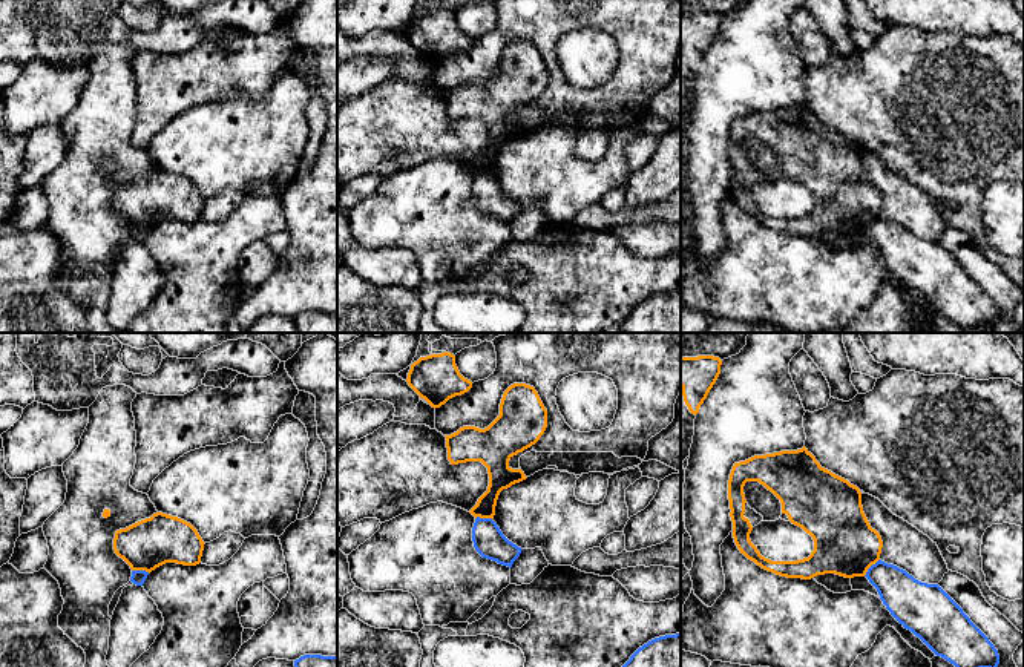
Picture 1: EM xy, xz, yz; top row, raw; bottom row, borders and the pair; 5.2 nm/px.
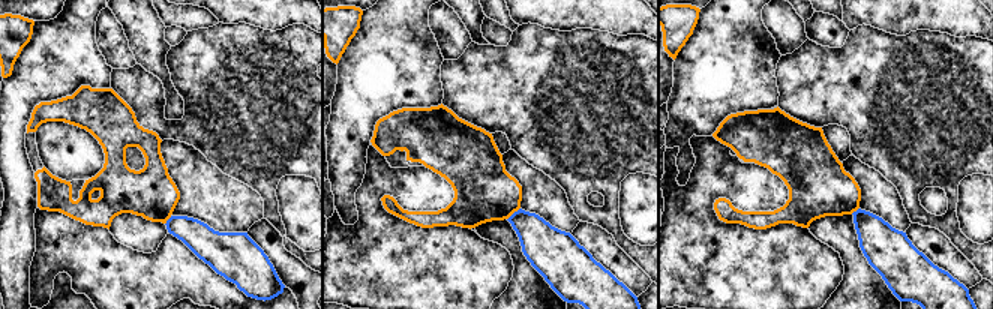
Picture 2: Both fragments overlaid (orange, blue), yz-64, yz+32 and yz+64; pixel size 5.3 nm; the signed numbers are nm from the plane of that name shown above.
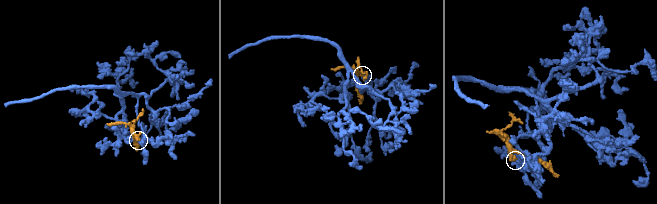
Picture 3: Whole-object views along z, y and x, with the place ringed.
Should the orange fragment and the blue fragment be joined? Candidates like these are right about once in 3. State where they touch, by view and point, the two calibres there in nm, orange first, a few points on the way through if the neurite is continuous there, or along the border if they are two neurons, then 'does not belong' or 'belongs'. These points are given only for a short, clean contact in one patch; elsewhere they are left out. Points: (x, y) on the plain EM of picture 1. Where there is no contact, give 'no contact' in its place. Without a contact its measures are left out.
contact yz (869, 223); calibres 320 and 220 nm; border yz (879, 215), (863, 232); does not belong

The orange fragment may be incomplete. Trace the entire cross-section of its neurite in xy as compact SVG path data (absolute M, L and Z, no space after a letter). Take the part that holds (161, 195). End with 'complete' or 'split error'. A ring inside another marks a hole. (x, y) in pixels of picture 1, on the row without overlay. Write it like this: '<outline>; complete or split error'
M162 169L115 189L113 207L132 227L152 228L166 219L196 222L204 198L187 178Z; complete

